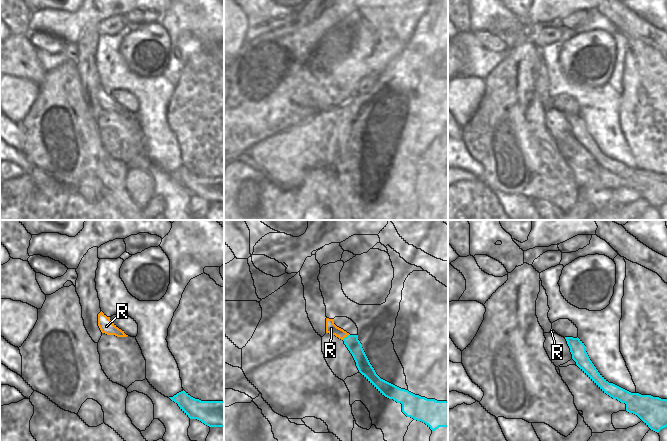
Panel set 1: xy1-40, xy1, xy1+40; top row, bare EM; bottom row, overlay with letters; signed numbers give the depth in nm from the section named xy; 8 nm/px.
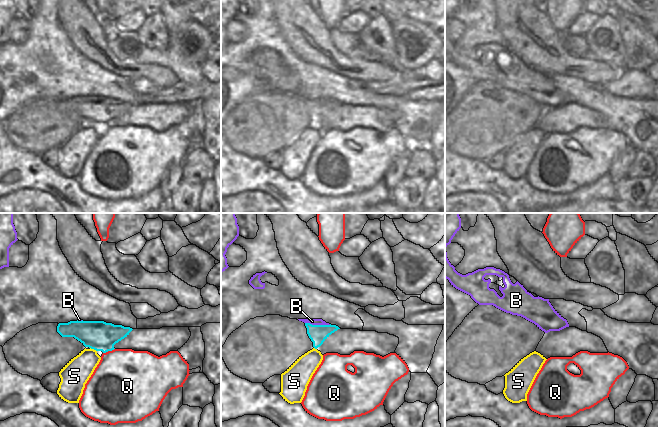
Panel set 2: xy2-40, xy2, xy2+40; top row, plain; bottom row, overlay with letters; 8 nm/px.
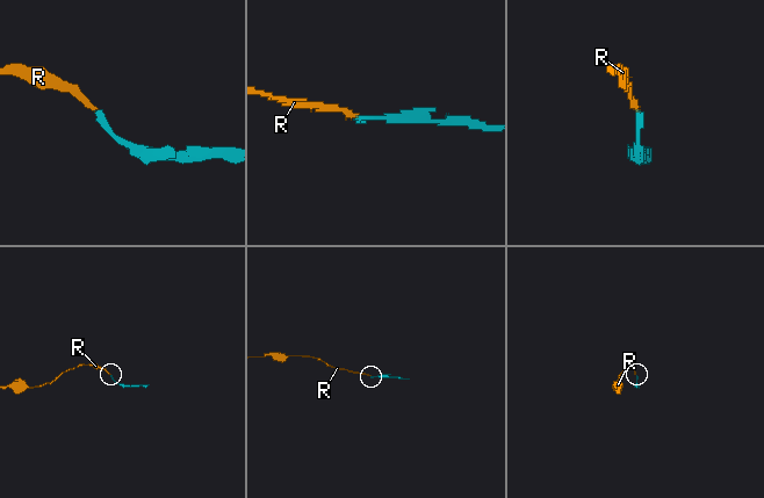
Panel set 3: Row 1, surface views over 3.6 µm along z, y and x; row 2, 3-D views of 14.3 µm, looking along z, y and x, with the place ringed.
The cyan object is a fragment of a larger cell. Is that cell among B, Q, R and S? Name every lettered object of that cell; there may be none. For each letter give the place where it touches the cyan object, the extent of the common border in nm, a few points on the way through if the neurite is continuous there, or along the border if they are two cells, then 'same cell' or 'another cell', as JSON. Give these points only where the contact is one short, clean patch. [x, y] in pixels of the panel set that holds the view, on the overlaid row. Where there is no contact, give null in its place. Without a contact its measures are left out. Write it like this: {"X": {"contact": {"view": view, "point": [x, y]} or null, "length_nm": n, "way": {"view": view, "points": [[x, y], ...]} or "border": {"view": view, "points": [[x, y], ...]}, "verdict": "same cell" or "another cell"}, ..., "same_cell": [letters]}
{"B": {"contact": {"view": "xy2", "point": [318, 325]}, "length_nm": 200, "border": {"view": "xy2", "points": [[305, 322], [330, 324]]}, "verdict": "another cell"}, "Q": {"contact": {"view": "xy2-40", "point": [108, 350]}, "length_nm": 100, "border": {"view": "xy2-40", "points": [[114, 348], [103, 353]]}, "verdict": "another cell"}, "R": {"contact": {"view": "xy1", "point": [345, 337]}, "length_nm": 80, "way": {"view": "xy1", "points": [[352, 343], [345, 337], [331, 328]]}, "verdict": "same cell"}, "S": {"contact": {"view": "xy2-40", "point": [93, 348]}, "length_nm": 70, "border": {"view": "xy2-40", "points": [[90, 347], [96, 351]]}, "verdict": "another cell"}, "same_cell": ["R"]}

